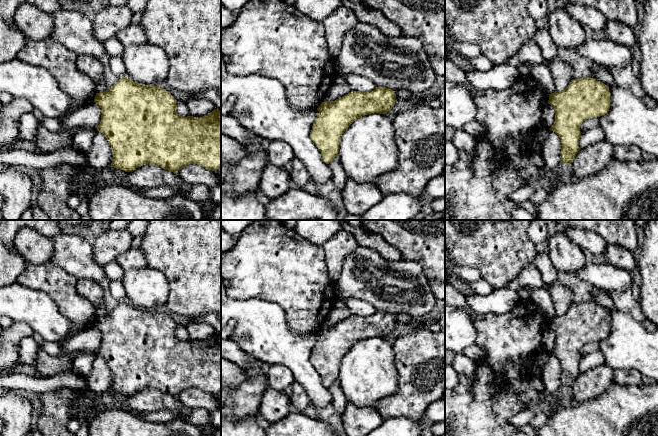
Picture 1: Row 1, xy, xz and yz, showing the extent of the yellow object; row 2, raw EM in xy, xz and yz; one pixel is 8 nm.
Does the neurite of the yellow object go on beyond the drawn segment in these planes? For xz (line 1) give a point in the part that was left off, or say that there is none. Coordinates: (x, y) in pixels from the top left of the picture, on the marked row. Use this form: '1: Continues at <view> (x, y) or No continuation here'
1: No continuation here

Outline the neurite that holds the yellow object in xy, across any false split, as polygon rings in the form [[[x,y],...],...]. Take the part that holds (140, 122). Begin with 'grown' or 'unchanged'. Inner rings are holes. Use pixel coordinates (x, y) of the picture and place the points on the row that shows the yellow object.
unchanged; [[[126,76],[106,91],[96,93],[94,102],[101,108],[102,114],[96,130],[105,135],[112,148],[111,167],[130,172],[145,164],[154,164],[176,174],[189,164],[212,171],[221,168],[221,110],[214,109],[202,117],[182,117],[176,112],[177,100],[170,92],[158,86],[139,84]]]

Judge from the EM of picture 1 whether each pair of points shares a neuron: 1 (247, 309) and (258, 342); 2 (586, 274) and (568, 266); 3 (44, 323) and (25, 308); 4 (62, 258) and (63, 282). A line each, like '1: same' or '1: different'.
1: same
2: different
3: same
4: different

